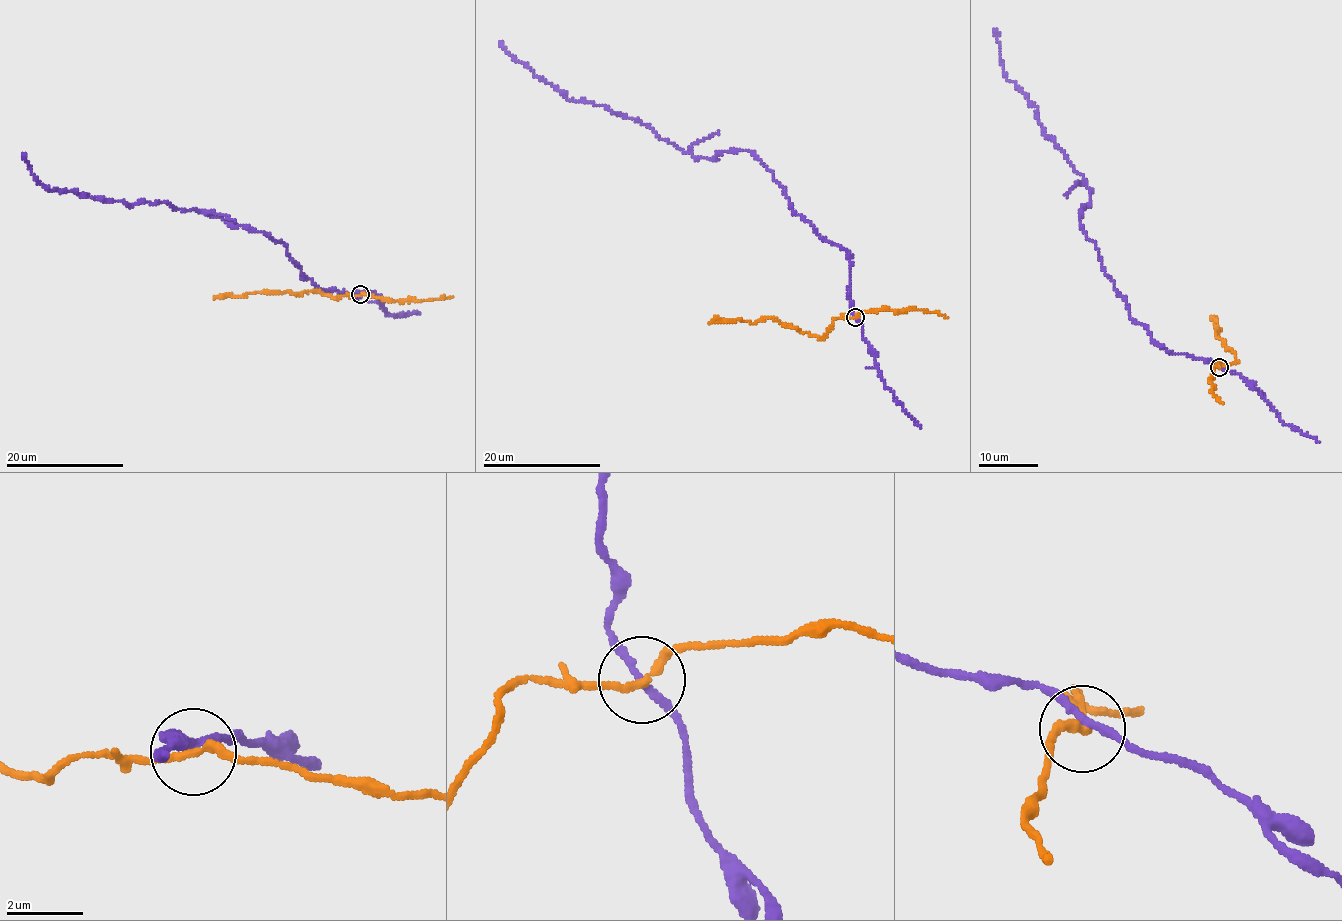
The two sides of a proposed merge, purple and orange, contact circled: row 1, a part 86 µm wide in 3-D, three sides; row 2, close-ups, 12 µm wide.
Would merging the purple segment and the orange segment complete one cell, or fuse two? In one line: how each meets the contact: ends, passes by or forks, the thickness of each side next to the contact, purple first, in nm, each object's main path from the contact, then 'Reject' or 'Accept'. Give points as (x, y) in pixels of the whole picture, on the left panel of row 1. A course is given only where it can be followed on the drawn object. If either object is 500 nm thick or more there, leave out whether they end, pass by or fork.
At the ring purple passes by. At the ring orange passes by. Thickness 190 nm (purple) against 200 nm. Course of purple: (361, 293), (324, 291), (305, 278), (286, 245), (218, 216), (48, 189), (23, 153). Course of orange: (361, 295), (334, 298), (305, 291), (256, 291), (246, 296), (215, 298). Reject

